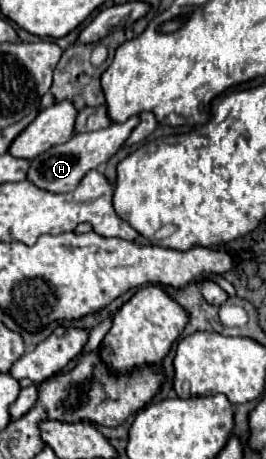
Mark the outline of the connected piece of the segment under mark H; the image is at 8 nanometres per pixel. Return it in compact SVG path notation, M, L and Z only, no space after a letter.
M136 115L136 117L130 117L126 123L112 123L106 129L98 129L98 131L90 131L90 133L76 133L68 143L56 145L56 147L44 151L42 155L38 155L36 159L32 159L28 179L36 187L46 189L50 193L74 191L90 169L96 169L98 165L106 163L112 155L116 155L120 151L120 147L124 145L124 141L130 137L132 129L138 123L140 123L140 117Z

